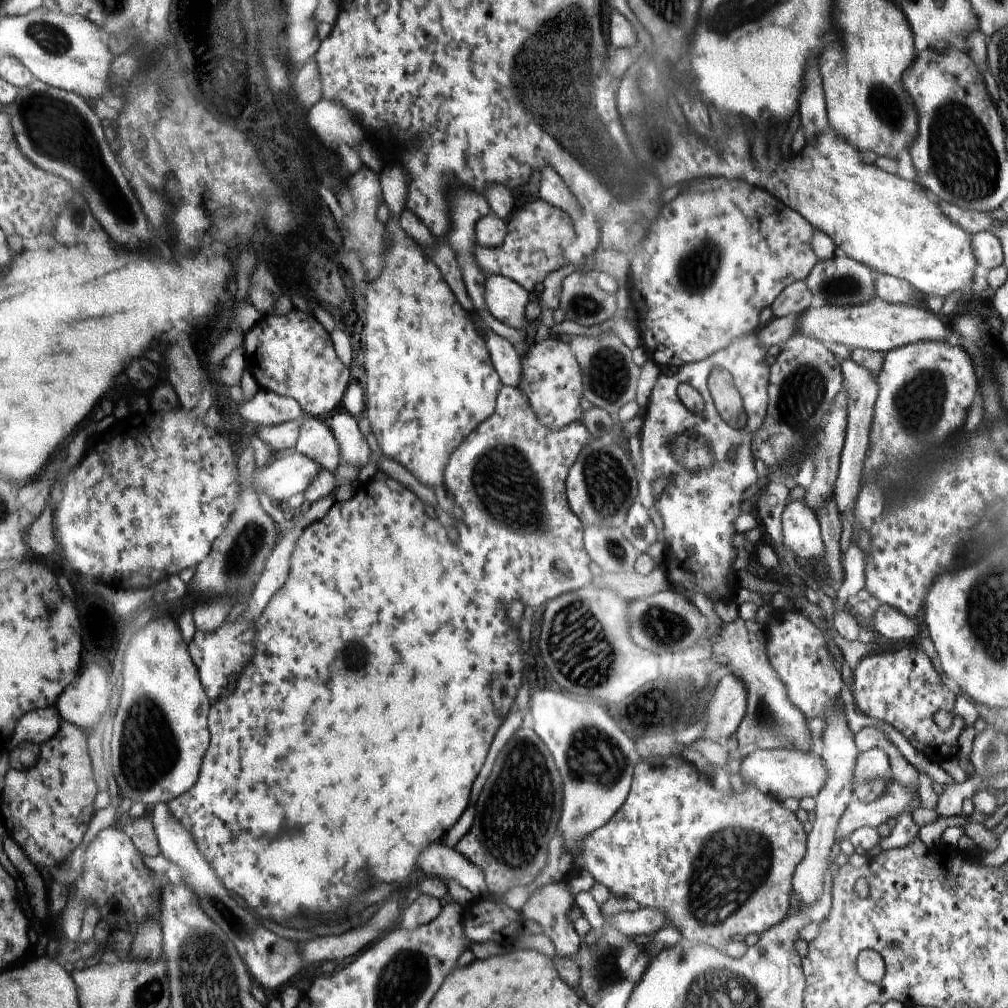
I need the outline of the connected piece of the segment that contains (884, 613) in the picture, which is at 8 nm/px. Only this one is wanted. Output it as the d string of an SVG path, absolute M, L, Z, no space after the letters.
M881 604L878 610L872 614L874 628L884 638L892 640L910 640L919 633L919 625L916 619L908 618L896 608Z

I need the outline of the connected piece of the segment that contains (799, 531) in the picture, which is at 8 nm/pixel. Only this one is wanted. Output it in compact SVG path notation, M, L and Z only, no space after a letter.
M804 500L790 501L786 505L781 524L783 544L796 557L814 560L826 556L820 523Z

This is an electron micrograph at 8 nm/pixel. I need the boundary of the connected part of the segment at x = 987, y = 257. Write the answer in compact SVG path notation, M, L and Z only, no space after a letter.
M982 231L972 236L973 253L976 258L978 270L987 273L1004 264L1000 241L994 233Z

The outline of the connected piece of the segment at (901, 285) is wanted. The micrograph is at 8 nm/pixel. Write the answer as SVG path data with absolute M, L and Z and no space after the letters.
M874 271L874 284L876 296L892 304L914 305L921 304L923 297L916 288L912 288L906 279L900 280L884 273Z

